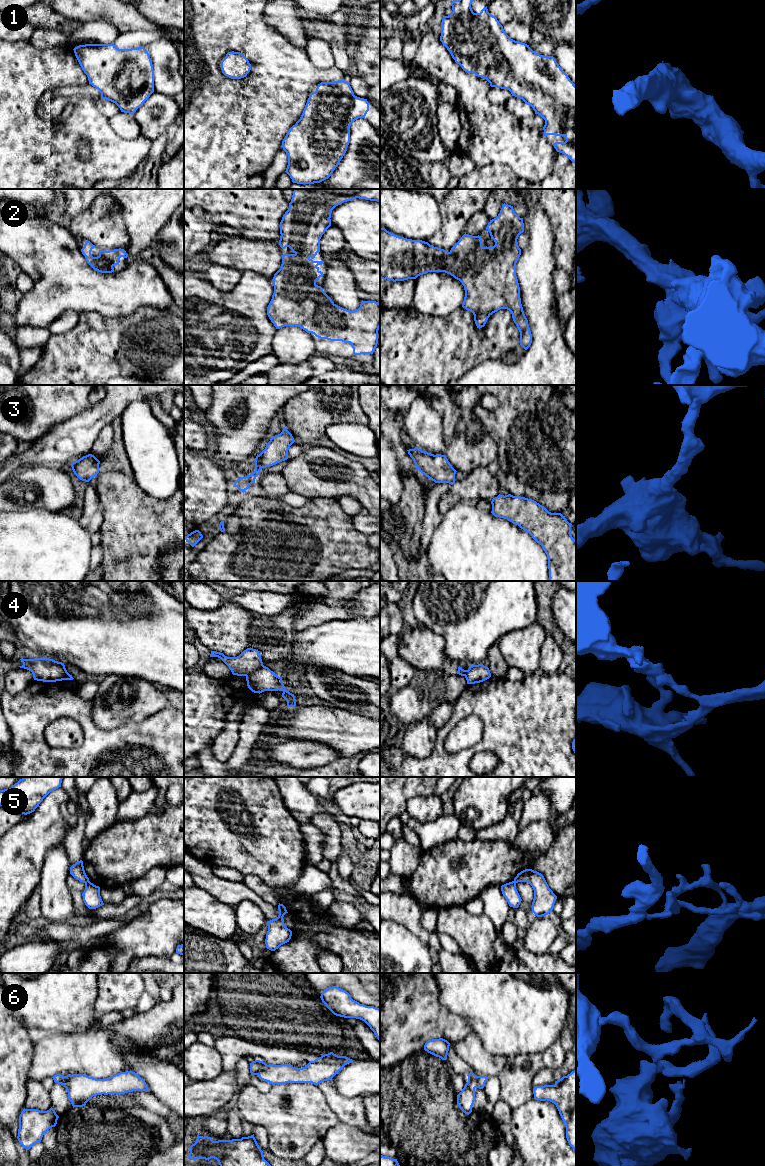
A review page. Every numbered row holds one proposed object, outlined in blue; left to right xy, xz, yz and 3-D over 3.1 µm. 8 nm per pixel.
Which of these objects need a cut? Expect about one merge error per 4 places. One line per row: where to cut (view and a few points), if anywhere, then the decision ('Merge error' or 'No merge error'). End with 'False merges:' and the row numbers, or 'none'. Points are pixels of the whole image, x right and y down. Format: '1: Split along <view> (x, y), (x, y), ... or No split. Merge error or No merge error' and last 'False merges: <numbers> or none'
1: No split. No merge error
2: No split. No merge error
3: No split. No merge error
4: Split along xz (263, 665), (246, 676). Merge error
5: Split along xy (89, 881), (85, 884). Merge error
6: Split along yz (477, 1076), (477, 1082), (473, 1087). Merge error
False merges: 4, 5, 6

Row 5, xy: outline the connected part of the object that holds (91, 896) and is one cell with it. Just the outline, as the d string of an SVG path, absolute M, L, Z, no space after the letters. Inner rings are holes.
M91 882L85 884L85 890L82 893L83 901L89 909L96 909L104 905L100 896L100 887Z

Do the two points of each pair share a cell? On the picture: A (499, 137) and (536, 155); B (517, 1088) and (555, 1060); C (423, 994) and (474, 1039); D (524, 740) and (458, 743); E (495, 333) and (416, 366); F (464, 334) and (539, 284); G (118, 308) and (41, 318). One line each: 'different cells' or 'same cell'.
A: same cell
B: same cell
C: different cells
D: different cells
E: same cell
F: different cells
G: same cell

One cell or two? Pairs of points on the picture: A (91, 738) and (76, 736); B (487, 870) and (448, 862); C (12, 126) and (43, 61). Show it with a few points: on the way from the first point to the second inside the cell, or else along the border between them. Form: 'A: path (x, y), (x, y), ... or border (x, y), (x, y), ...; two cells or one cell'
A: border (71, 717), (82, 730), (83, 742), (64, 749); two cells
B: path (477, 867), (458, 867); one cell
C: path (12, 110), (12, 92), (27, 77); one cell

